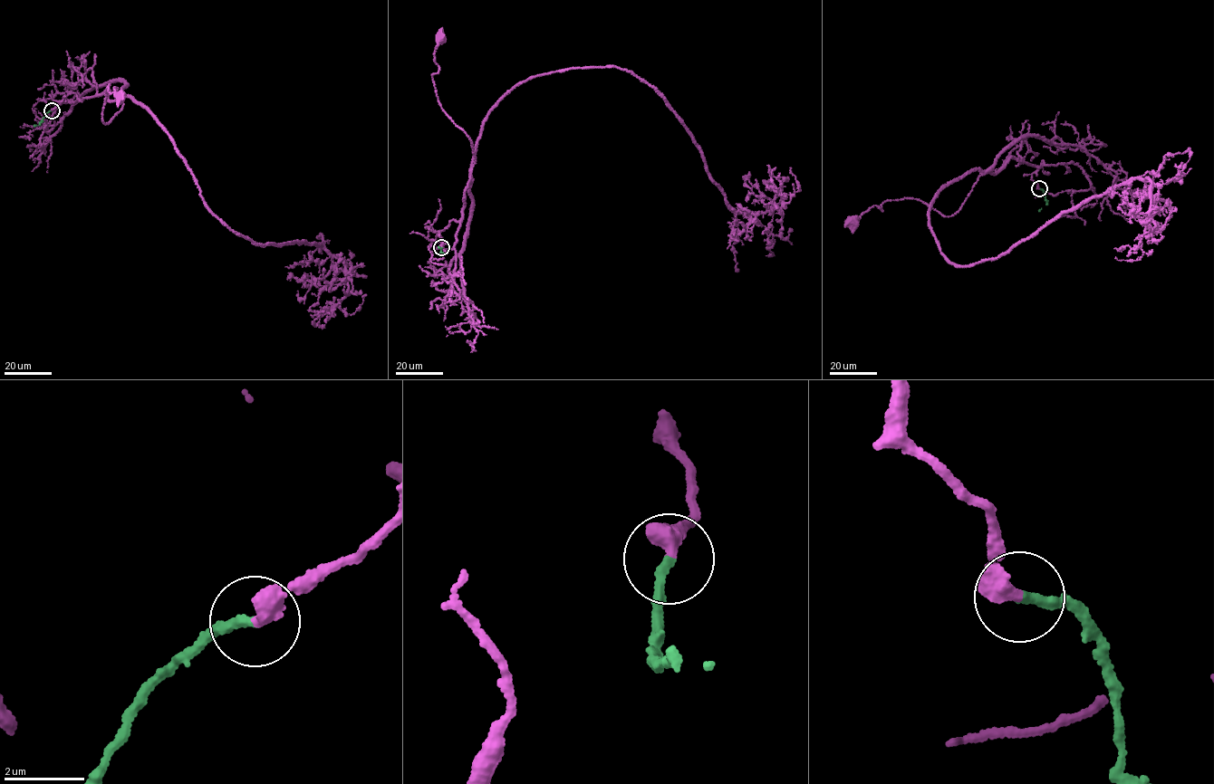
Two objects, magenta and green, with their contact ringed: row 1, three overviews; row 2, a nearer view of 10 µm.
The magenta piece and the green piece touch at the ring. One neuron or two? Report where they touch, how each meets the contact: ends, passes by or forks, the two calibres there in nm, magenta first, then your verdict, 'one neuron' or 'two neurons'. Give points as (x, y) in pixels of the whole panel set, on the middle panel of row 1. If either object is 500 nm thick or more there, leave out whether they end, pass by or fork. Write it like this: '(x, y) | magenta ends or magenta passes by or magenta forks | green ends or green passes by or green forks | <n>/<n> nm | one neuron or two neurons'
(441, 247) | magenta ends | green ends | 480/220 nm | one neuron

